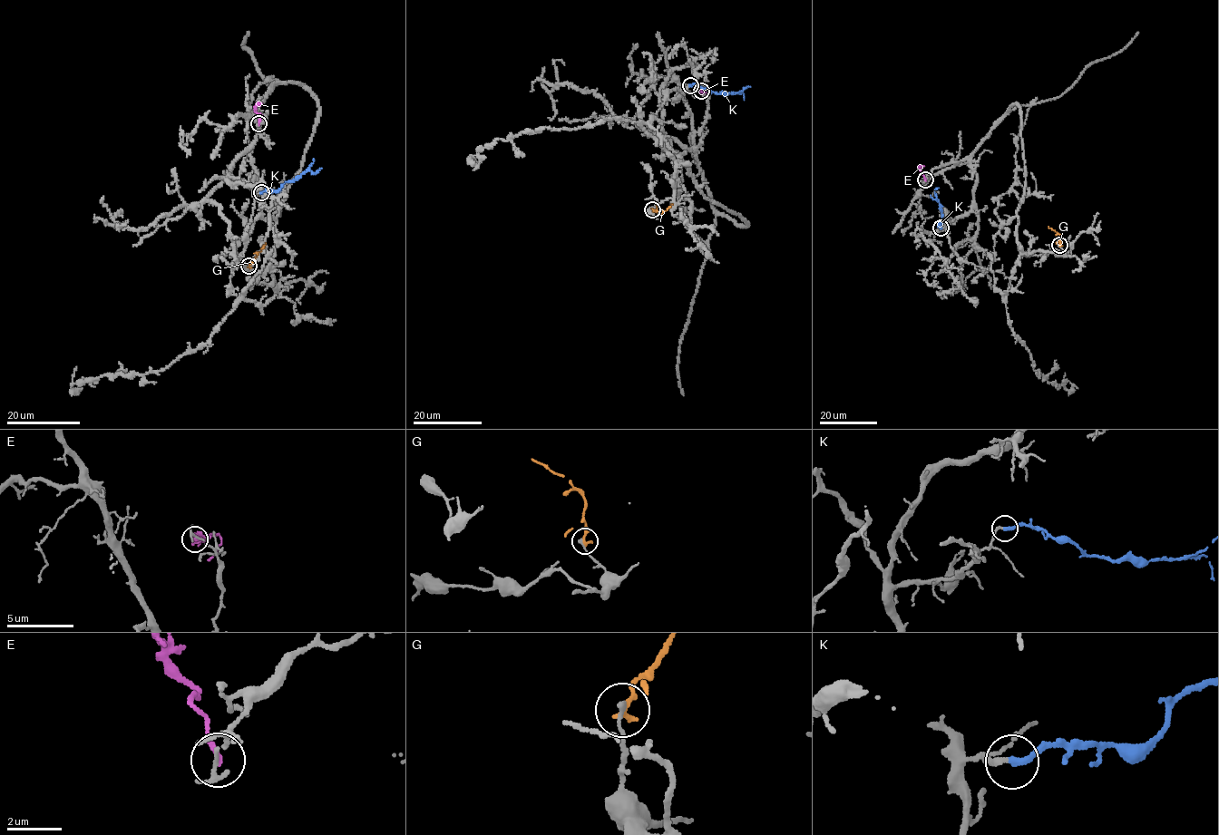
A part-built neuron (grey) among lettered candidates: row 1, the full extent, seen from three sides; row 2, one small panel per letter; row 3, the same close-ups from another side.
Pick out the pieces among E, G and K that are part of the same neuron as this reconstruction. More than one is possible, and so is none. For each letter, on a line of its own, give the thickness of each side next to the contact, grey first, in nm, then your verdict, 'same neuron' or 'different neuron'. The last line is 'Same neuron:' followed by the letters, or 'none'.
E: calibres 200 and 160 nm; different neuron
G: calibres 190 and 220 nm; different neuron
K: calibres 190 and 260 nm; same neuron
Same neuron: K

